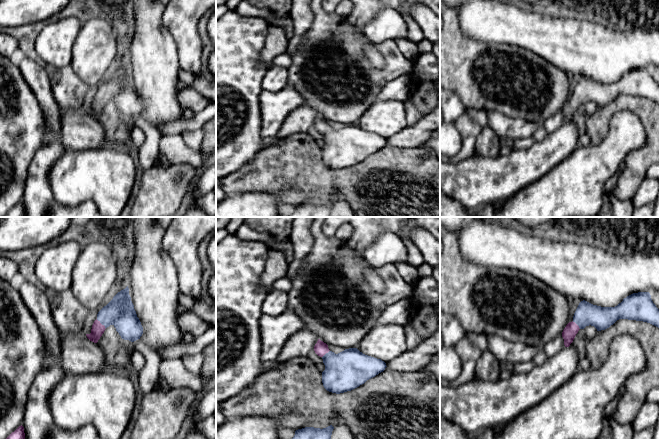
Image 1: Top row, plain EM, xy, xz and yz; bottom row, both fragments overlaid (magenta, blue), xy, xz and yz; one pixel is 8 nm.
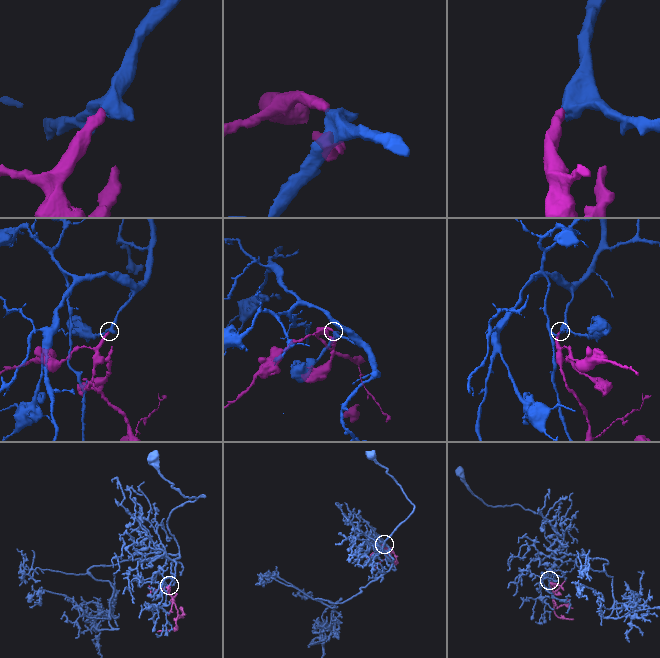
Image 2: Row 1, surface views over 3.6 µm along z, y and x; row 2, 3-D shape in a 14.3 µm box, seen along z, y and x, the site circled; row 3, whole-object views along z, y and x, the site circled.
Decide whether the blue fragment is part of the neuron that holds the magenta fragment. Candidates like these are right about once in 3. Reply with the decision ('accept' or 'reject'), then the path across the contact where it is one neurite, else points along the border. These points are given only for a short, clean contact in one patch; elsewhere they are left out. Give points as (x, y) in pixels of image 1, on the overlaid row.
accept; runs through xy (98, 329), (100, 323), (108, 315), (120, 312)

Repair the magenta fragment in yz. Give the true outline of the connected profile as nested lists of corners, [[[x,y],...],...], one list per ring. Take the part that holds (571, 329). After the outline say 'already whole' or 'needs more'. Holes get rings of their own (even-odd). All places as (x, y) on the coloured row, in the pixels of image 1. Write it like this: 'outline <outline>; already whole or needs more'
outline [[[649,292],[633,293],[623,299],[615,307],[601,307],[593,305],[585,300],[581,301],[574,313],[573,321],[569,322],[562,332],[565,347],[569,347],[580,329],[586,326],[594,326],[597,331],[605,330],[619,319],[636,320],[650,323],[659,328],[659,309],[653,303]]]; needs more

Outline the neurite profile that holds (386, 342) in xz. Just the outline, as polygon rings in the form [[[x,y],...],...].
[[[399,324],[377,325],[365,335],[357,349],[385,363],[392,361],[407,351],[405,327]]]

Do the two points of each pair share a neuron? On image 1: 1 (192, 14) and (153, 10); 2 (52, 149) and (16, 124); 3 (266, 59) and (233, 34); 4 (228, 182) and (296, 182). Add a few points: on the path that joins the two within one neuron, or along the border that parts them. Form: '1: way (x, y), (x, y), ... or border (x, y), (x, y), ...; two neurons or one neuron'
1: border (163, 10), (162, 25), (170, 34); two neurons
2: border (45, 118), (45, 128), (41, 144), (30, 162); two neurons
3: border (268, 33), (260, 55), (260, 60), (267, 67); two neurons
4: way (245, 182), (279, 182); one neuron

